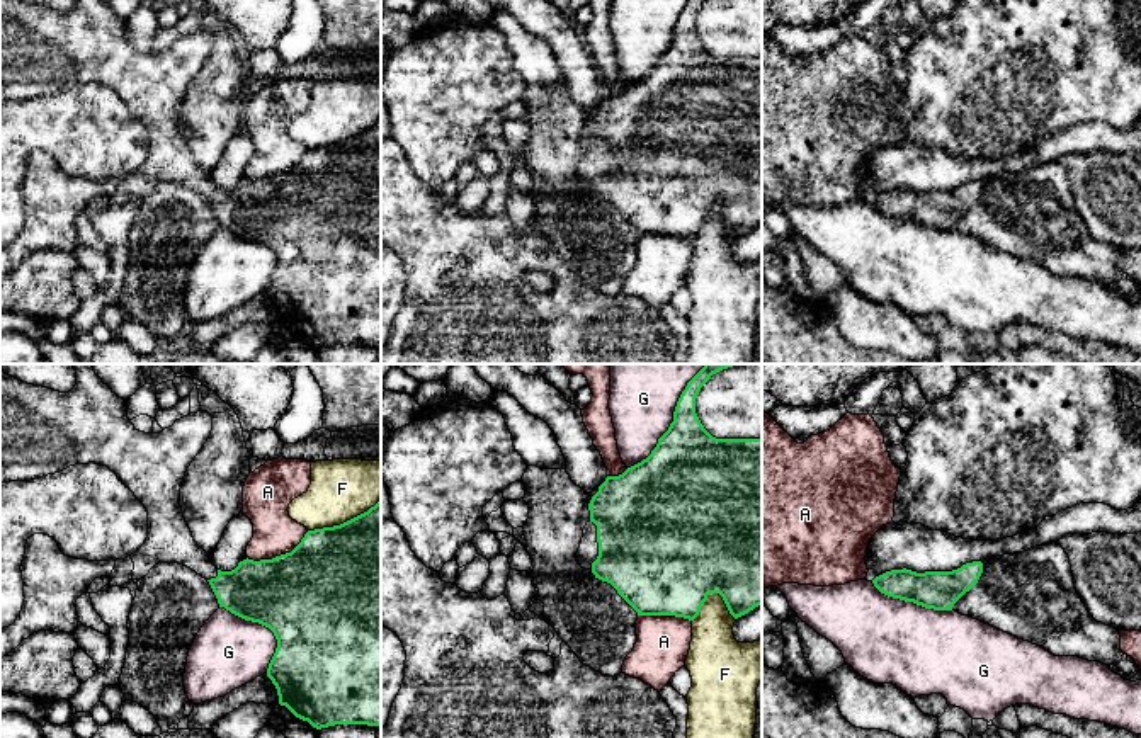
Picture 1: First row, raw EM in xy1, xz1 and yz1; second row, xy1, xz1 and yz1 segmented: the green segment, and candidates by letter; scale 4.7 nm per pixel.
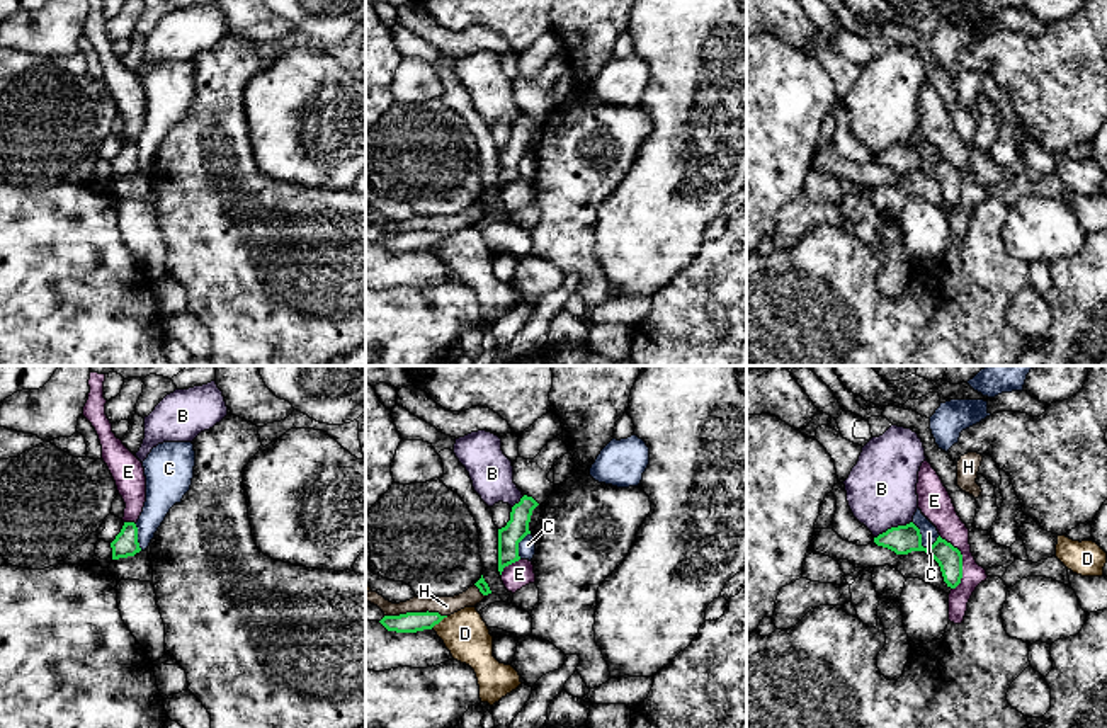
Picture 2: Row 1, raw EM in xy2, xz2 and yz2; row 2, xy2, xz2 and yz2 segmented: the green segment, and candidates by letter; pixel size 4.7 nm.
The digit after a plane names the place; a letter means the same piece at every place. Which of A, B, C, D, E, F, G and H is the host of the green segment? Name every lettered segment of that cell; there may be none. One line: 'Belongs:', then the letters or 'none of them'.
Belongs: none of them

